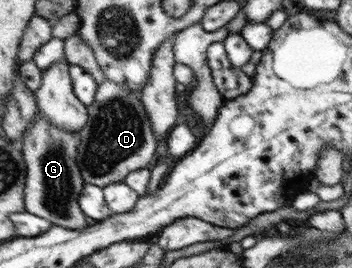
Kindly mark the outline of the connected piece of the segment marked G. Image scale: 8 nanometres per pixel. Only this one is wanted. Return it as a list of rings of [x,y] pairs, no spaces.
[[[38,112],[26,127],[20,142],[27,165],[25,211],[71,230],[88,228],[88,220],[79,205],[85,182],[77,165],[78,137],[78,133],[59,129],[47,116]]]

